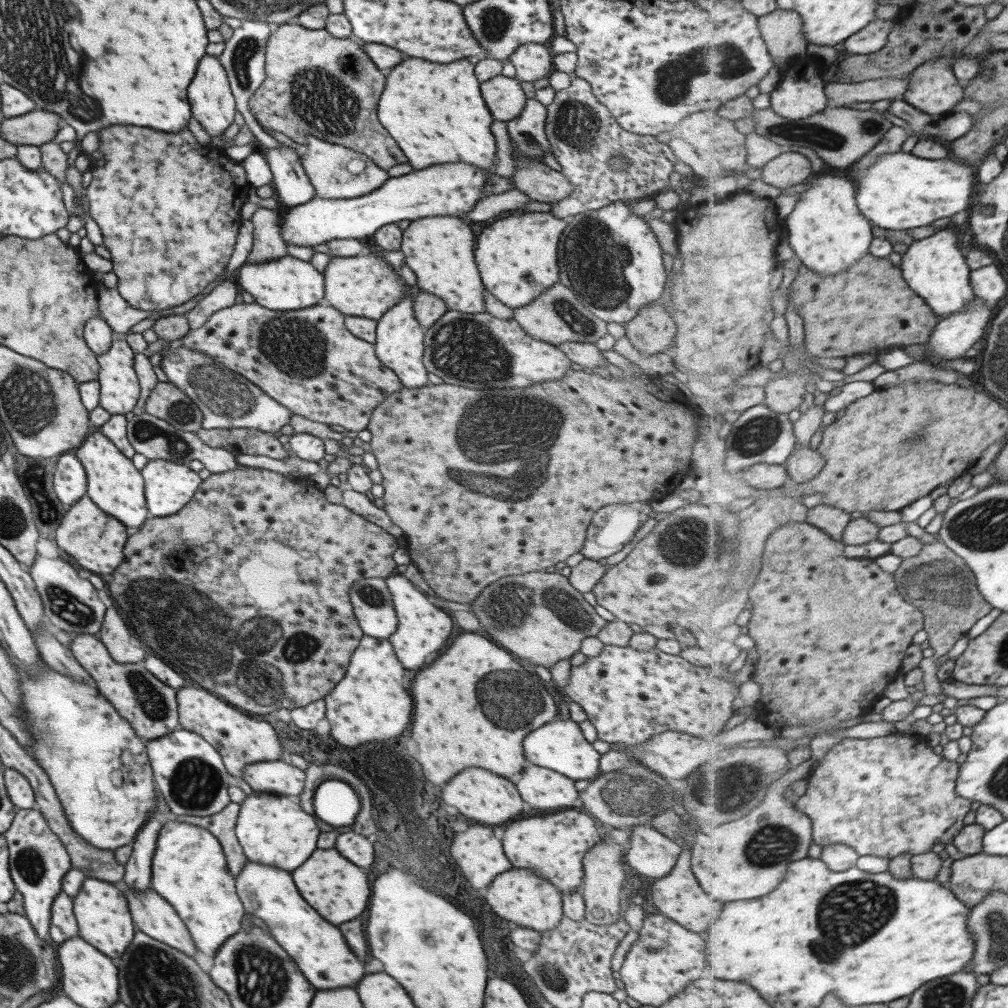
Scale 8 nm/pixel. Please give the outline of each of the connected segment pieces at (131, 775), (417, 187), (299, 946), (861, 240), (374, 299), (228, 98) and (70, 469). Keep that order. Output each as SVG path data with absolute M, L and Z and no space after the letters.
M43 663L42 669L36 677L19 670L17 666L15 669L19 671L20 678L18 680L18 689L20 690L20 702L22 702L22 710L24 713L24 726L28 730L28 734L32 736L32 743L30 744L30 752L32 752L32 758L36 763L45 771L50 785L55 791L56 797L59 799L63 812L69 826L73 829L73 832L80 836L84 841L87 841L91 846L94 846L99 850L115 850L126 844L130 844L134 841L137 831L142 828L143 823L152 816L156 810L156 786L154 785L152 770L146 755L145 738L137 736L136 732L132 730L131 725L120 717L120 714L116 712L115 707L96 689L91 683L77 683L71 677L67 675L63 676L56 670L53 670L48 664Z
M443 164L443 166L429 166L425 170L413 170L405 176L388 178L369 194L351 198L319 198L313 197L309 202L289 208L287 213L280 214L280 235L285 244L291 243L295 246L313 246L325 243L333 239L357 239L367 241L372 234L384 224L399 222L399 220L414 221L427 216L452 216L464 219L478 200L485 195L482 188L490 173L479 170L477 166L467 164Z
M245 861L241 870L234 876L234 889L238 894L244 912L257 916L267 926L268 933L297 964L303 976L317 990L353 986L361 974L363 964L349 952L343 936L335 926L319 918L311 906L297 894L291 876L287 871L265 866L258 862Z
M821 174L821 176L813 176L810 185L811 188L797 196L798 201L794 210L785 218L788 240L802 265L807 265L809 269L824 276L839 274L870 252L875 238L873 223L858 207L858 192L854 180Z
M370 251L350 257L331 257L322 272L322 279L322 303L332 306L342 316L359 316L375 322L403 295L413 295L415 292L407 290L400 277L380 255Z
M203 56L197 64L197 72L191 80L191 84L187 86L187 102L191 116L205 129L210 136L217 136L223 133L223 130L233 122L235 116L234 98L230 93L225 70L219 64L218 57Z
M65 452L57 458L51 478L55 494L63 504L73 504L86 494L86 474L73 452Z

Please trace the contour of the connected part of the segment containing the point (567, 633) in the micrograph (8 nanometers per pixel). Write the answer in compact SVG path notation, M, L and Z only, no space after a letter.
M535 571L499 578L485 587L469 606L487 634L530 668L538 664L549 669L558 660L569 659L579 652L583 638L596 636L607 623L558 572Z

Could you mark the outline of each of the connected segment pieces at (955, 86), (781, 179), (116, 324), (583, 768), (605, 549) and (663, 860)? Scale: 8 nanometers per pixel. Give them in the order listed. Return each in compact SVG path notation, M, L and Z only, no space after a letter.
M929 60L912 75L903 100L929 115L945 116L966 98L965 83L956 78L951 60Z
M787 151L770 160L762 169L767 184L784 190L811 176L811 160L799 152Z
M107 288L105 290L97 290L97 304L100 317L105 320L110 326L110 329L117 334L129 332L129 328L133 324L145 320L151 315L141 310L136 310L129 306L121 295L117 292L116 288Z
M554 719L531 730L522 740L522 753L527 762L555 771L572 781L592 780L600 774L600 754L583 738L578 724L569 719Z
M635 501L631 503L609 503L598 508L586 529L584 544L578 553L585 559L599 560L611 554L622 552L624 545L634 541L634 534L648 520L652 511L648 501Z
M647 825L630 827L629 846L626 849L626 864L637 874L649 878L661 878L669 874L681 851L680 840L671 840L658 830Z

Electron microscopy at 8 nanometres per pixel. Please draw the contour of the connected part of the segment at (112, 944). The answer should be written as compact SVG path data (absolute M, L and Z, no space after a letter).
M86 877L79 887L79 892L72 898L72 913L78 936L112 960L129 946L133 938L135 926L129 914L127 899L114 883Z

